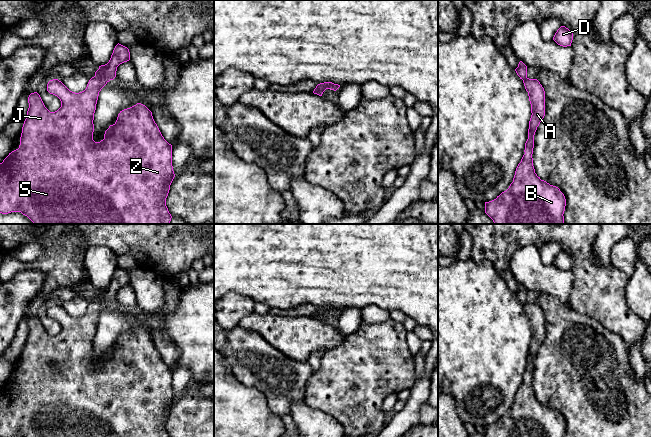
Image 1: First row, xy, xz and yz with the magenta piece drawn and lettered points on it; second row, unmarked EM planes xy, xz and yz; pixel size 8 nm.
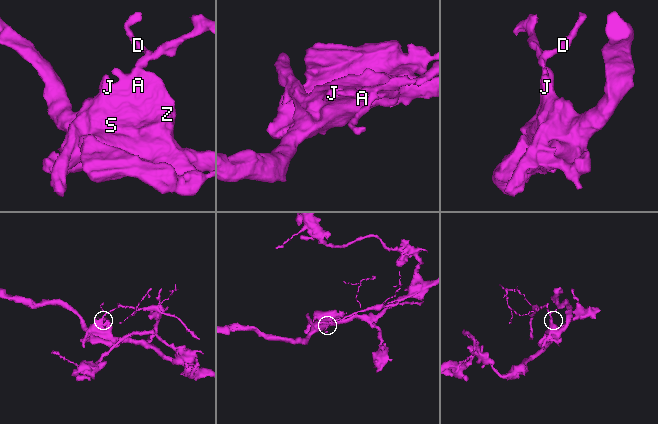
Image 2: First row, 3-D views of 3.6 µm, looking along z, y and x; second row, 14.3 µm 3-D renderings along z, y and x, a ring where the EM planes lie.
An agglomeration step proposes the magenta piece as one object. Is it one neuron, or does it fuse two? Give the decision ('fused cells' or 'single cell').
fused cells

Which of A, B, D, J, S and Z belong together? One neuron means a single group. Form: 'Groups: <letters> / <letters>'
Groups: A B J S Z / D

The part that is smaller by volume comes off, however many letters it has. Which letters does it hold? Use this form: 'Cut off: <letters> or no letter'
Cut off: D

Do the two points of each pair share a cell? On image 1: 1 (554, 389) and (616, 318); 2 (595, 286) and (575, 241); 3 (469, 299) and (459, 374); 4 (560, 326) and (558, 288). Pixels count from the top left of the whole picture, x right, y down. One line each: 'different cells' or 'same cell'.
1: different cells
2: same cell
3: same cell
4: different cells

